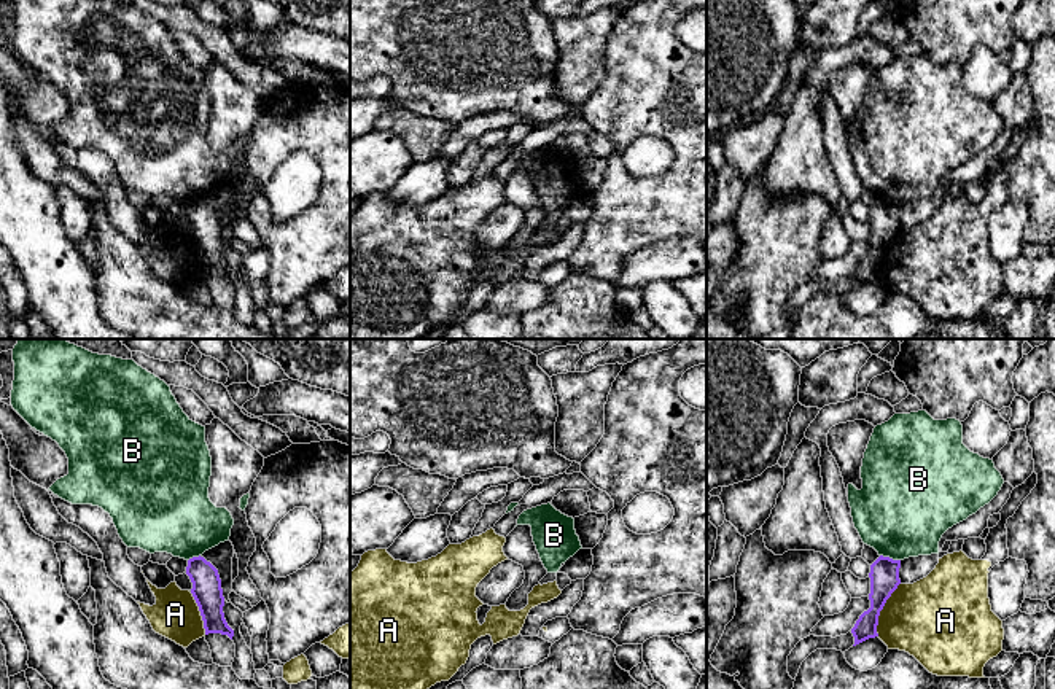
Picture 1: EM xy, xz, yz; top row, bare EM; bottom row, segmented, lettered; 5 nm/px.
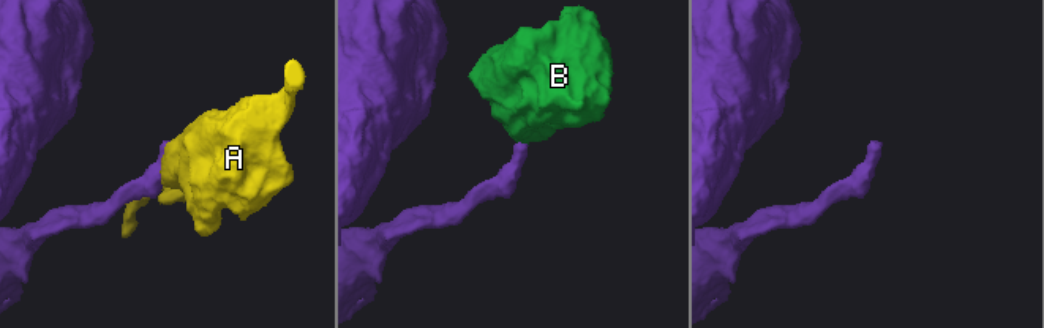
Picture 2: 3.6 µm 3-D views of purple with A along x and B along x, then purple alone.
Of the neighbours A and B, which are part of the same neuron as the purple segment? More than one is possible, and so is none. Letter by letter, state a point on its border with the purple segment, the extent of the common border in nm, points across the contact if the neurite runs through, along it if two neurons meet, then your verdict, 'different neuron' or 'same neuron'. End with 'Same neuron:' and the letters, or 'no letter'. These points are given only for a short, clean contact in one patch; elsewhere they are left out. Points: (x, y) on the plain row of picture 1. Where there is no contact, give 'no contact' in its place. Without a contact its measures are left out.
A: contact yz (882, 252); length 300 nm; different neuron
B: contact yz (890, 202); length 110 nm; border yz (880, 198), (899, 204); different neuron
Same neuron: no letter

